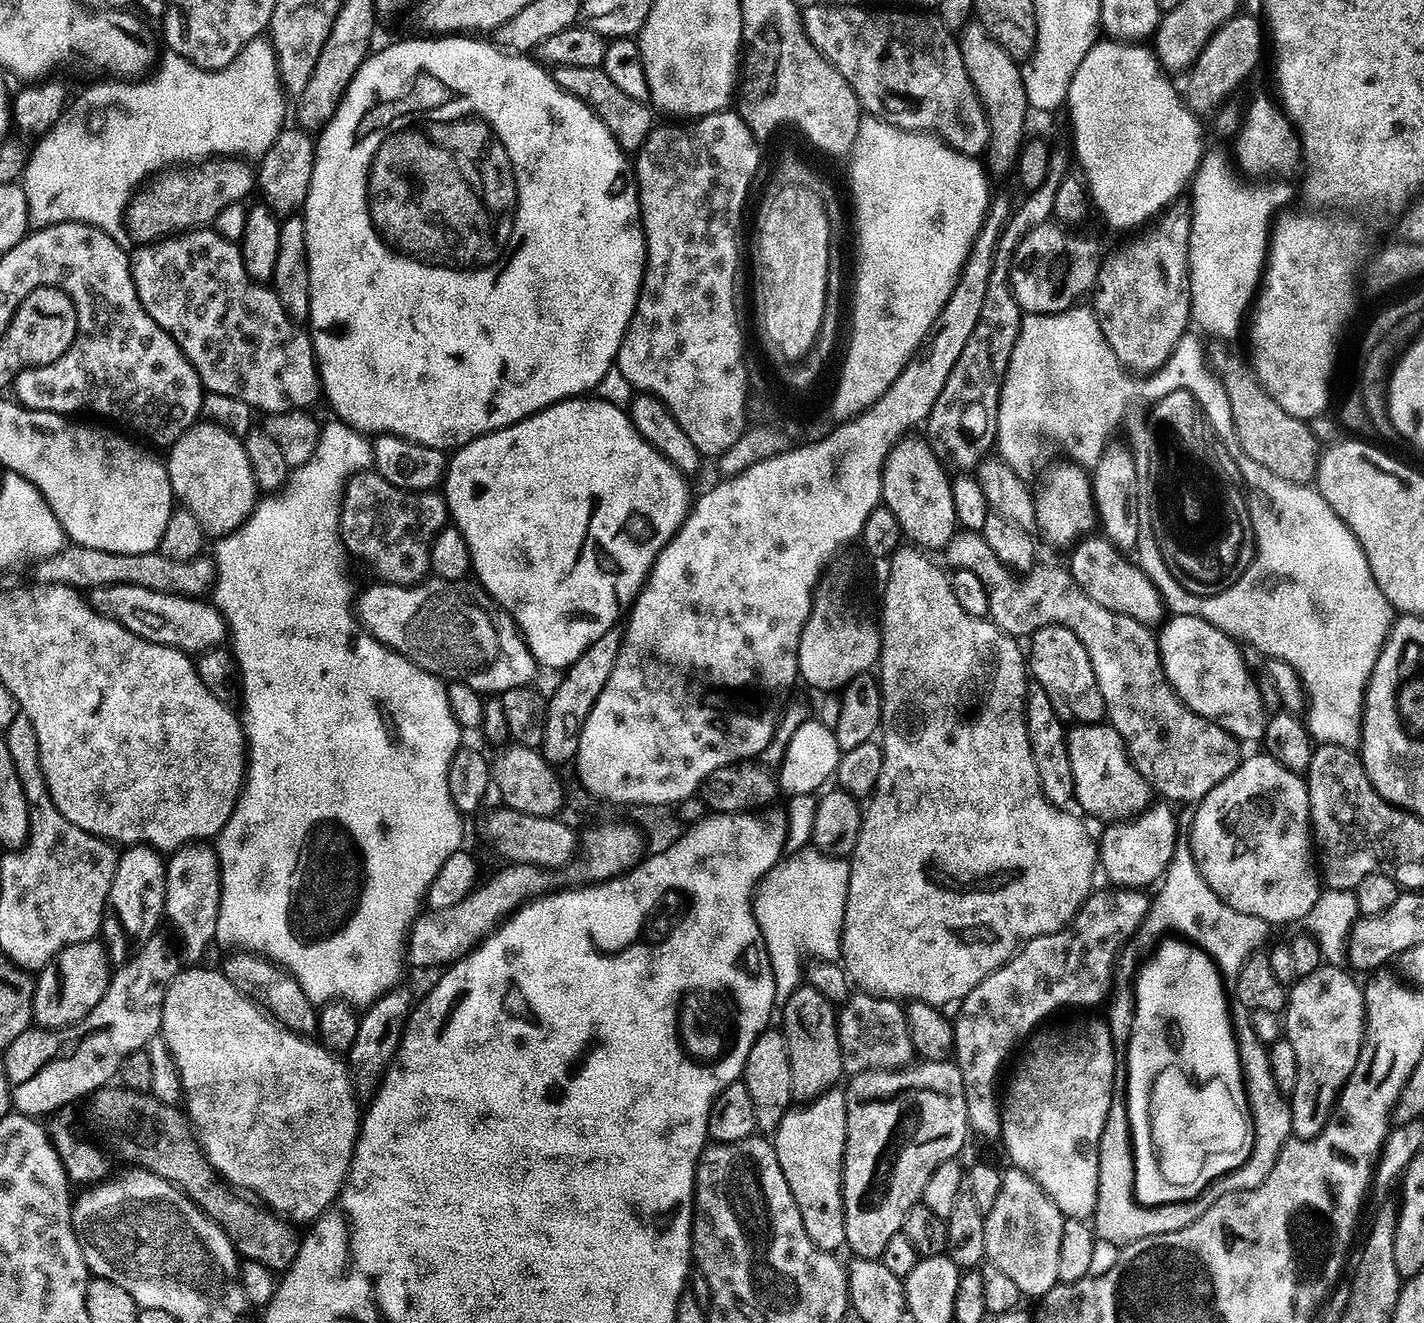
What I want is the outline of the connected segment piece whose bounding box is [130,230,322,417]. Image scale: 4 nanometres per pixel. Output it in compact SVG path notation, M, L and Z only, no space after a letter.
M189 230L159 242L145 244L135 250L137 252L133 251L130 259L132 261L132 277L138 290L140 305L144 307L146 314L150 314L150 318L154 318L154 322L158 322L158 326L162 326L162 330L166 330L166 334L170 334L170 338L174 338L174 342L182 350L182 354L186 354L190 366L194 366L198 378L212 396L225 396L231 400L241 400L249 409L257 408L260 412L268 412L269 417L312 410L316 403L321 403L322 389L318 375L318 361L316 349L312 347L311 335L307 331L296 333L297 325L282 306L275 290L257 284L255 280L248 277L248 271L244 265L244 254L239 243L224 240L216 230Z

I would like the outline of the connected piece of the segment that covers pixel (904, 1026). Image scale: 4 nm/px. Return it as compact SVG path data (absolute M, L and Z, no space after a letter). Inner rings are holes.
M864 994L859 998L861 1000L851 1001L852 1008L844 1006L838 1012L845 1069L860 1073L872 1069L890 1071L909 1067L916 1056L916 1047L912 1045L908 1022L901 1009L899 1012L896 1009L899 1007L893 1001L882 1000L875 996Z

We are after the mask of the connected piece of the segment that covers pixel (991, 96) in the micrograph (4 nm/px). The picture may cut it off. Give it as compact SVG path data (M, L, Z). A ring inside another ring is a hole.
M976 22L967 25L964 40L959 41L960 53L964 55L964 65L970 74L970 82L979 94L984 104L984 113L988 116L988 125L992 128L992 141L988 144L986 164L993 173L1004 176L1013 171L1020 155L1020 149L1026 143L1024 131L1028 128L1028 95L1024 89L1024 72L1021 65L1006 54L1000 45L988 34L983 23Z

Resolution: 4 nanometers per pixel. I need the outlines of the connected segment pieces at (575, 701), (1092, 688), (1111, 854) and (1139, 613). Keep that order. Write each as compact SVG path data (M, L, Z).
M613 630L602 634L594 646L590 646L574 662L571 668L563 673L564 681L556 688L556 693L548 700L548 721L544 731L542 755L549 764L561 766L571 765L576 759L580 745L580 732L592 713L592 708L598 702L602 690L606 690L606 682L610 682L610 674L614 674L614 666L618 662L618 654L622 654L624 645L623 631Z
M1052 625L1031 637L1030 676L1050 694L1050 702L1060 719L1068 726L1105 723L1108 711L1102 690L1094 676L1094 666L1086 647L1071 630Z
M1149 815L1147 818L1136 818L1131 822L1116 822L1104 832L1104 837L1098 840L1098 860L1102 865L1102 872L1113 880L1115 887L1120 890L1148 890L1151 884L1155 885L1164 879L1165 872L1175 856L1178 832L1172 824L1160 824L1156 816Z
M1096 534L1079 541L1071 552L1072 577L1094 602L1098 602L1098 606L1149 626L1159 625L1165 619L1166 605L1149 573L1144 572L1135 563L1130 564L1124 558L1125 553L1117 548L1111 539L1104 537L1103 540L1100 534Z

